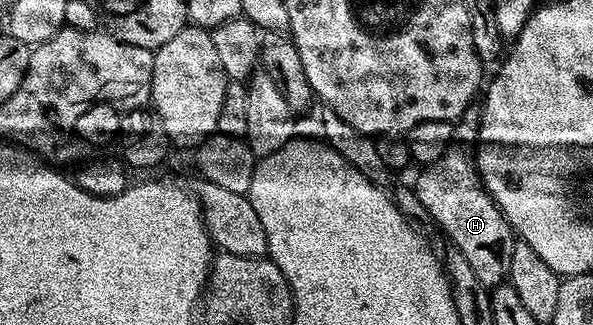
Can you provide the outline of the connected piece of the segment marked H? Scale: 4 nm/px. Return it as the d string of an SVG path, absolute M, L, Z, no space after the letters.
M480 108L466 109L465 114L457 118L453 127L453 140L457 143L449 145L447 151L443 151L443 155L439 159L435 159L435 163L424 166L420 170L421 174L417 177L415 192L419 203L423 203L428 220L433 220L453 240L450 241L452 248L459 250L463 259L467 259L471 271L475 271L475 275L479 275L479 283L483 283L486 287L496 287L508 278L511 271L511 254L515 252L515 234L507 223L507 219L499 211L497 204L489 197L485 184L481 181L474 150L470 146L468 149L467 146L460 145L460 141L476 142L480 126Z

